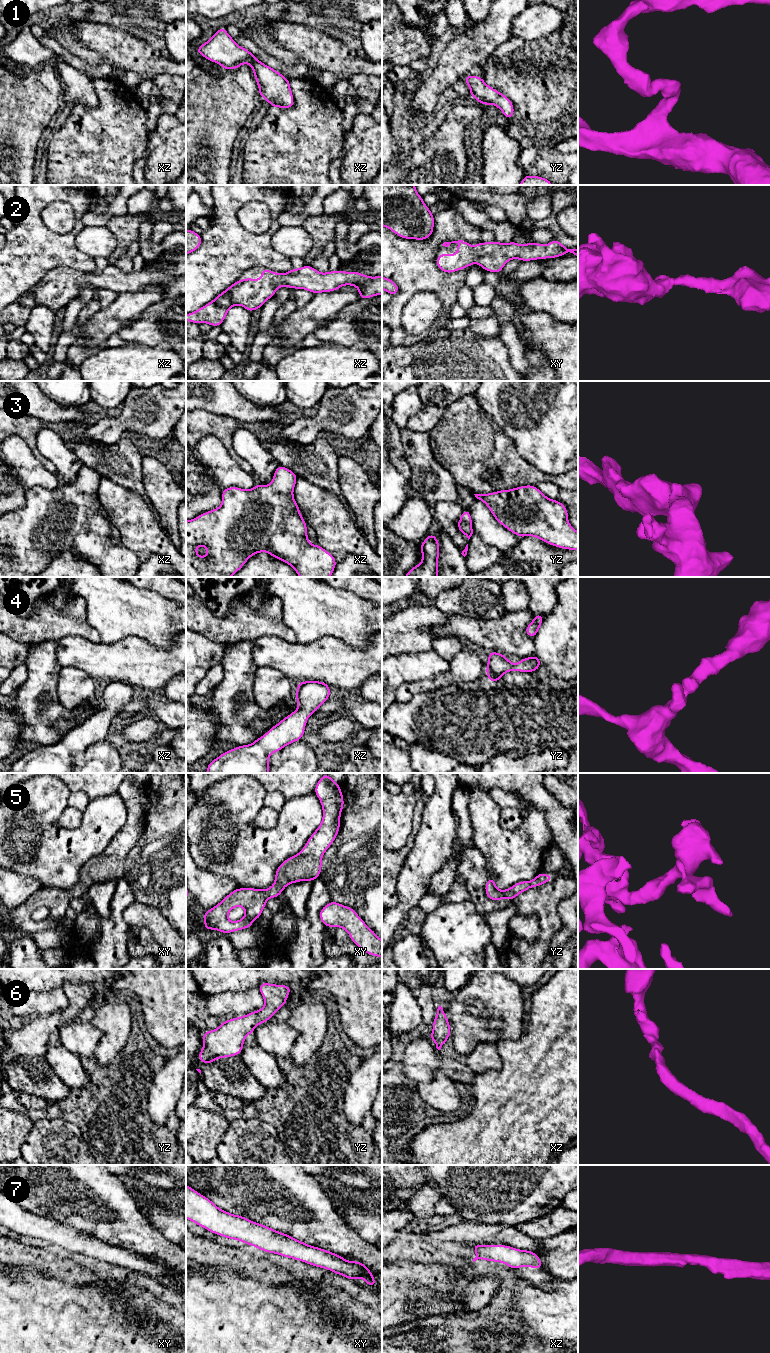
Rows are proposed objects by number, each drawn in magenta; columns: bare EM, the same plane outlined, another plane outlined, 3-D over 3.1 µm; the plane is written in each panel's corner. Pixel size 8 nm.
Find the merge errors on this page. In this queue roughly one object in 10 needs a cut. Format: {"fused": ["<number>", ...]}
{"fused": []}

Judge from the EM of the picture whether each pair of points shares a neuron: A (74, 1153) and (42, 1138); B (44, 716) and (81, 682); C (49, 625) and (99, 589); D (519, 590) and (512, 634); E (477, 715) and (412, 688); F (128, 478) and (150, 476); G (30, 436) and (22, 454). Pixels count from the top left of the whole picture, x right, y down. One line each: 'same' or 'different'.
A: same
B: different
C: different
D: different
E: different
F: different
G: different

